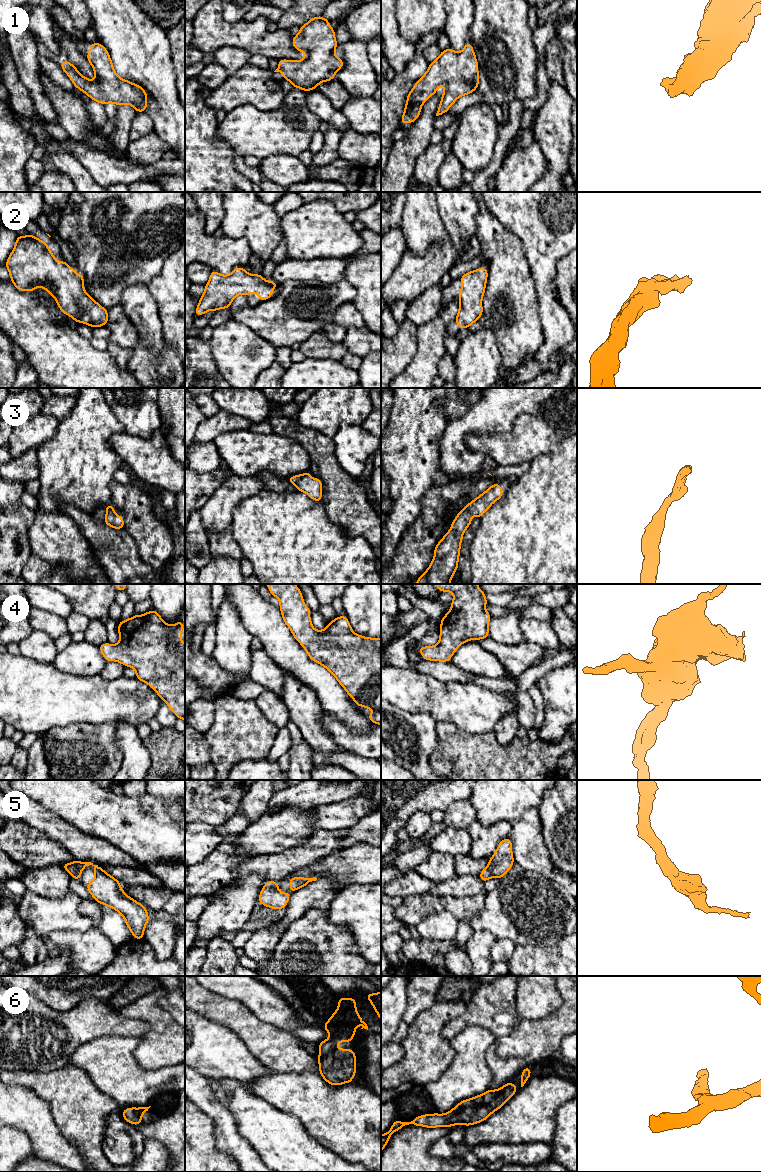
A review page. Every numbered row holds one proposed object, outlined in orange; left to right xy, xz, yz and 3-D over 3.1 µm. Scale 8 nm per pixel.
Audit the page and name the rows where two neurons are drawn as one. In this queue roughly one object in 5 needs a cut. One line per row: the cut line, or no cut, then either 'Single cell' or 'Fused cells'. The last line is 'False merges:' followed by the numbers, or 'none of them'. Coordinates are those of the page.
1: No split. Single cell
2: No split. Single cell
3: No split. Single cell
4: No split. Single cell
5: No split. Single cell
6: No split. Single cell
False merges: none of them

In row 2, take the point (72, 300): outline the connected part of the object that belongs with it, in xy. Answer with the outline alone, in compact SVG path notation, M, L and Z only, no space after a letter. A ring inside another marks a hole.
M33 234L17 236L15 247L5 266L9 271L13 285L19 291L35 291L40 286L56 299L59 309L75 322L87 324L92 328L107 324L108 310L85 292L84 275L80 272L77 274L63 260L58 263L48 245Z

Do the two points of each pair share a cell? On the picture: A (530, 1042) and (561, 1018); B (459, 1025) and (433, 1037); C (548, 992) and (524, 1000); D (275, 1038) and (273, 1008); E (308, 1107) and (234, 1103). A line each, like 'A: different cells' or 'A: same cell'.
A: same cell
B: different cells
C: same cell
D: different cells
E: different cells

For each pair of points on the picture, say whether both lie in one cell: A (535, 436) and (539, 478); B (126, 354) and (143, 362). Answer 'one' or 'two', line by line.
A: two
B: two

